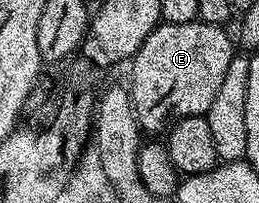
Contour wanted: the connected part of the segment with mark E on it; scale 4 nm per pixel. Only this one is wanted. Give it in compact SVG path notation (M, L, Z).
M198 20L189 23L163 22L139 45L139 50L129 62L129 89L140 131L147 133L148 130L151 133L148 135L155 136L158 135L155 134L158 130L166 131L178 119L206 115L209 104L213 104L217 91L221 88L221 80L225 80L225 72L229 72L232 58L237 54L237 50L231 47L231 38L227 32L224 27L205 24Z

